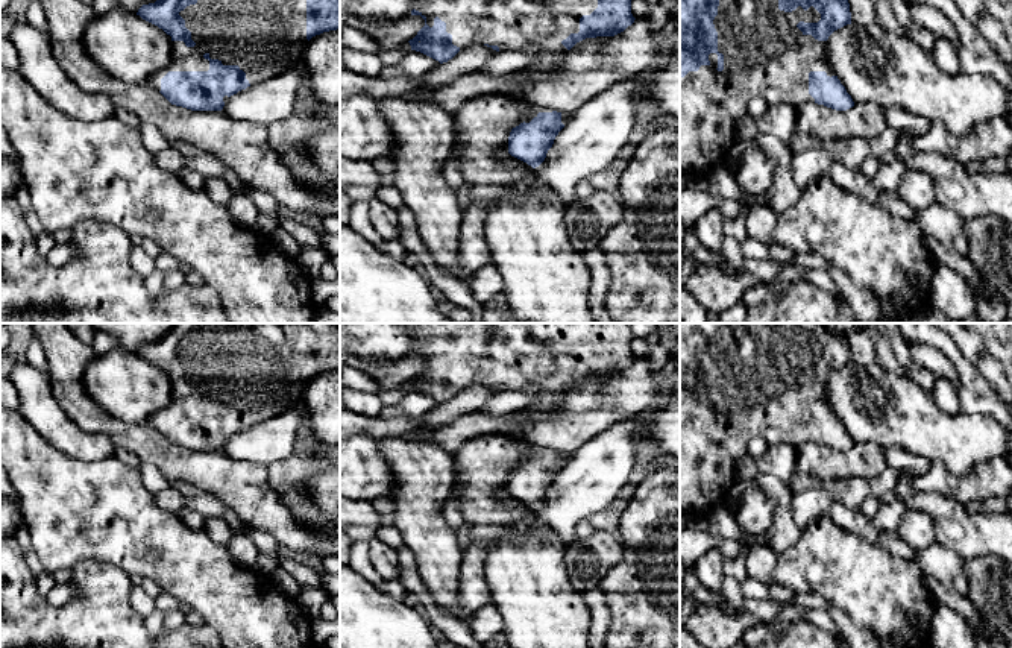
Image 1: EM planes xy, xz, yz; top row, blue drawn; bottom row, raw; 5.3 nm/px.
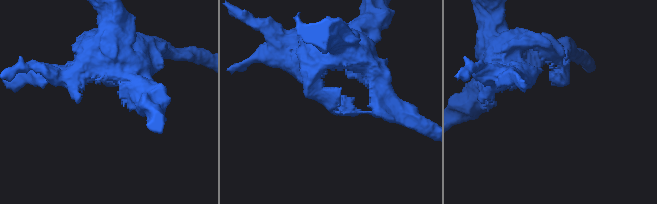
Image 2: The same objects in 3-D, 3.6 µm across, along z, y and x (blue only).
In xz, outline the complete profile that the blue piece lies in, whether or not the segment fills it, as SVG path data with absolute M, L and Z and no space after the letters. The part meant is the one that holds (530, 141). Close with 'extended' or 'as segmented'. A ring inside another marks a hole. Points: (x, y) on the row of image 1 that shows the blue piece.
M519 94L505 97L526 114L526 120L510 132L508 153L536 168L545 161L555 137L570 115L557 112L552 108L534 106Z; extended

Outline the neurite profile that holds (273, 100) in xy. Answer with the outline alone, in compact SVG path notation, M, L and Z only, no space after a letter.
M299 64L273 79L231 96L222 111L229 118L269 127L294 112L297 88L305 83L306 68Z

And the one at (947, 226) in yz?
M935 202L916 212L915 222L922 229L922 232L935 237L944 246L963 256L968 255L970 244L965 229L966 219L959 215L956 211Z

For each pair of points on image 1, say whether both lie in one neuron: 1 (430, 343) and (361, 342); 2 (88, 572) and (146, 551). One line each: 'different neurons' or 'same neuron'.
1: different neurons
2: different neurons

